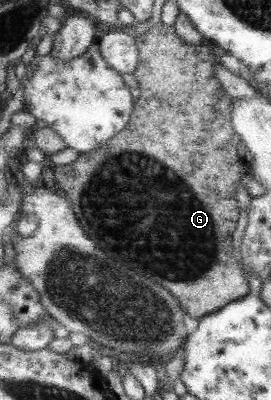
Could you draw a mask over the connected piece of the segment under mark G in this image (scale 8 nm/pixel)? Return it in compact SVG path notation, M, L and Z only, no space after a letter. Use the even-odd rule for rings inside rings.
M158 22L147 32L136 36L139 44L140 61L139 66L134 70L134 77L138 80L140 96L136 99L135 109L131 117L130 123L114 138L108 140L102 147L95 151L79 154L77 160L68 165L53 167L53 173L56 173L56 181L58 185L64 189L64 193L68 191L68 197L72 199L72 208L76 211L76 215L80 215L79 222L83 224L84 231L88 231L88 235L92 239L96 239L96 243L100 243L100 247L104 247L104 251L108 251L108 255L116 257L118 261L122 261L124 265L132 267L134 271L148 275L148 279L160 283L160 286L167 288L172 295L181 301L185 312L195 319L202 319L208 315L220 311L229 303L242 299L251 295L250 285L248 285L248 277L244 275L244 270L238 263L237 255L232 245L232 233L238 225L240 219L240 203L236 199L238 195L238 181L242 179L244 174L244 162L238 155L238 145L240 145L240 136L232 127L232 102L234 98L226 92L226 88L220 83L215 76L215 63L218 62L219 54L211 50L204 44L196 45L185 42L177 33L175 26L168 26ZM148 113L156 113L156 119L140 119L140 117L148 117Z

